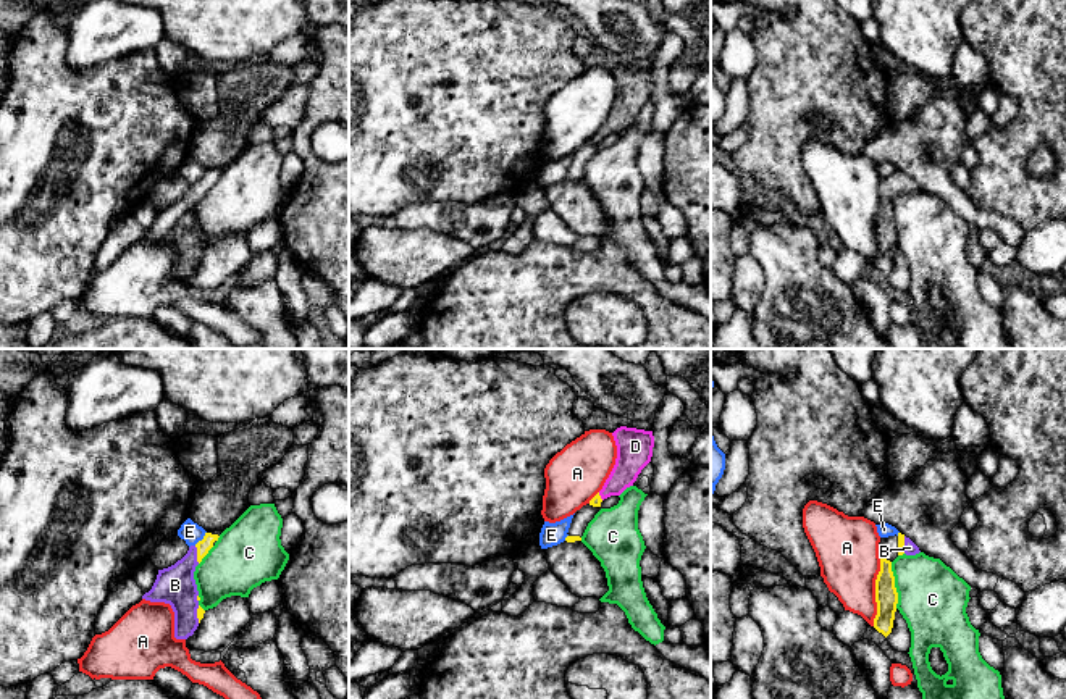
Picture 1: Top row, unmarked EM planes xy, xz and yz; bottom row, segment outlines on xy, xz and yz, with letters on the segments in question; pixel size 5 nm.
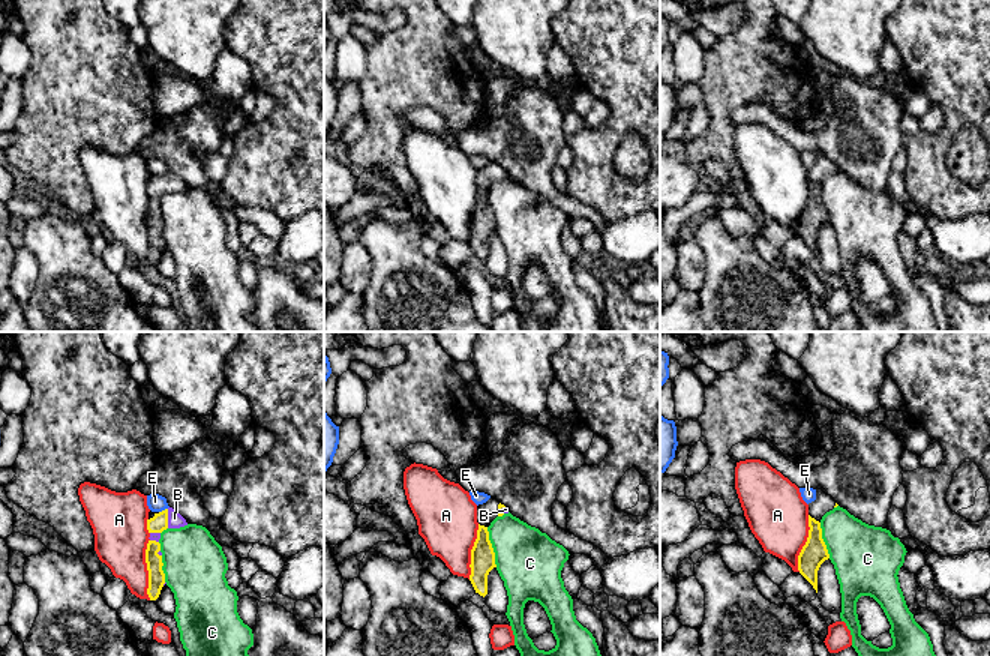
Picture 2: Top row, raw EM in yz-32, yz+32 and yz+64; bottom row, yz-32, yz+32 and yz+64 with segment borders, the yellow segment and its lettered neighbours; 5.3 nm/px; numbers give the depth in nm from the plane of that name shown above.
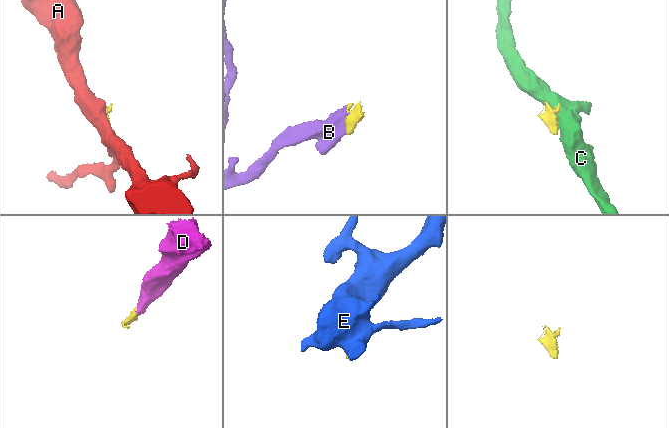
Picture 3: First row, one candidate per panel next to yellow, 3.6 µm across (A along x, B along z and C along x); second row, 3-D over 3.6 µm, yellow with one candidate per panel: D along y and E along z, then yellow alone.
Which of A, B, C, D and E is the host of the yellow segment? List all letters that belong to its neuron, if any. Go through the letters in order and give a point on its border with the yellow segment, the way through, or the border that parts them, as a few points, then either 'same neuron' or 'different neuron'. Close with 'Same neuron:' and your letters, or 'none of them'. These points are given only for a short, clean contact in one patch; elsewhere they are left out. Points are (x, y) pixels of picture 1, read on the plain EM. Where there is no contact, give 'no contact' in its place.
A: contact yz (876, 231); different neuron
B: contact xy (197, 192); way xy (205, 183), (197, 192), (175, 223); same neuron
C: contact yz (893, 223); border yz (890, 200), (897, 246); different neuron
D: contact xz (600, 134); way xz (596, 139), (600, 134), (625, 110), (632, 96); same neuron
E: contact xy (202, 178); different neuron
Same neuron: B, D

